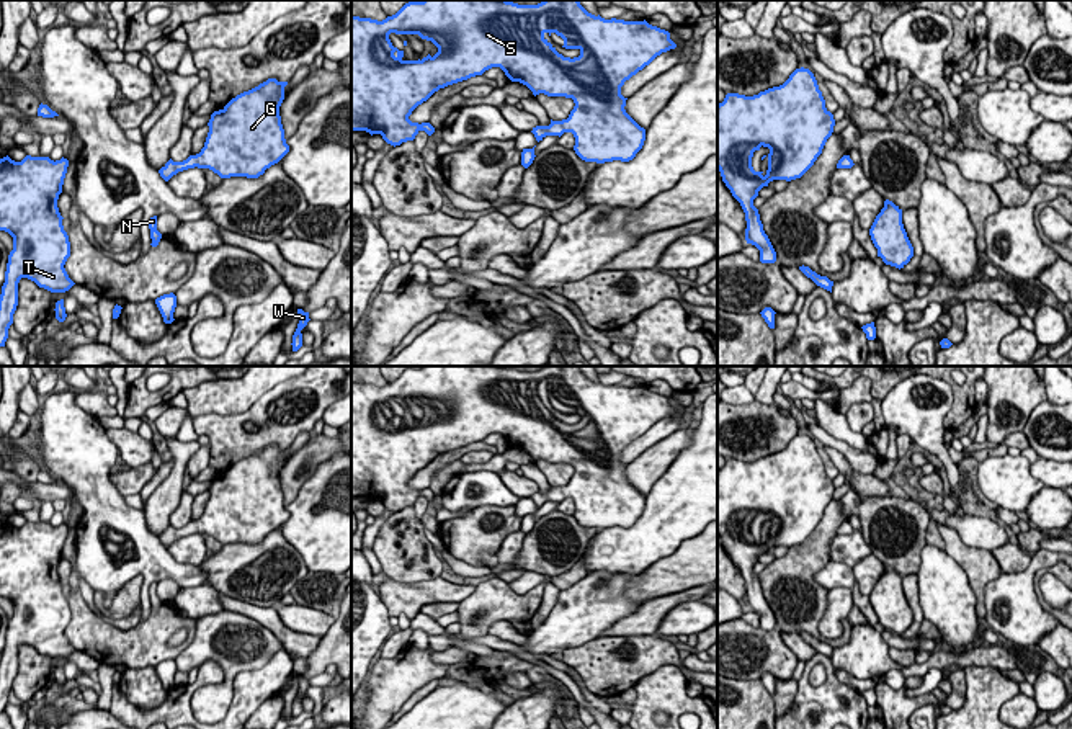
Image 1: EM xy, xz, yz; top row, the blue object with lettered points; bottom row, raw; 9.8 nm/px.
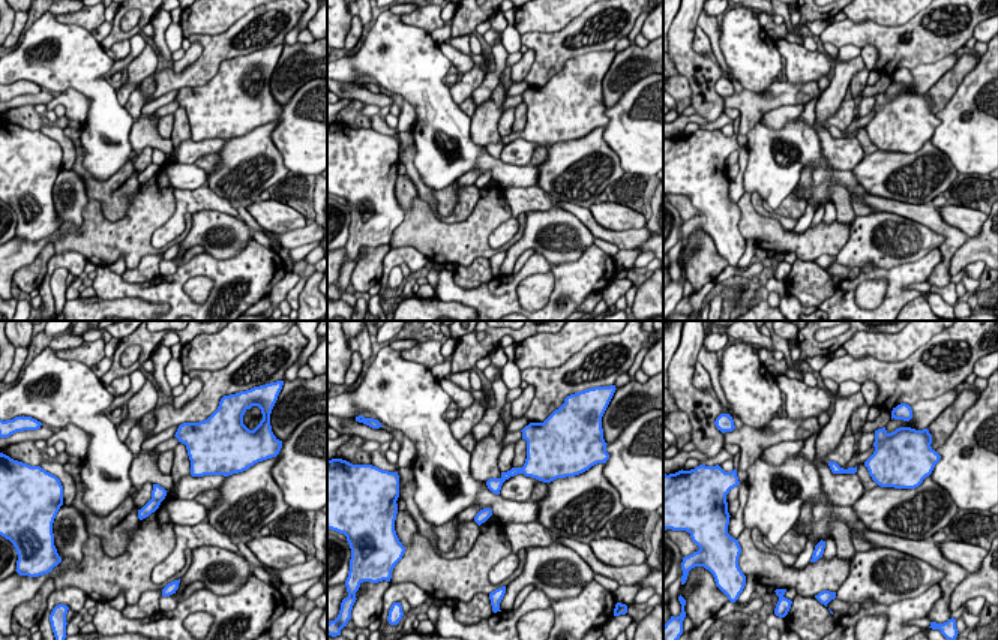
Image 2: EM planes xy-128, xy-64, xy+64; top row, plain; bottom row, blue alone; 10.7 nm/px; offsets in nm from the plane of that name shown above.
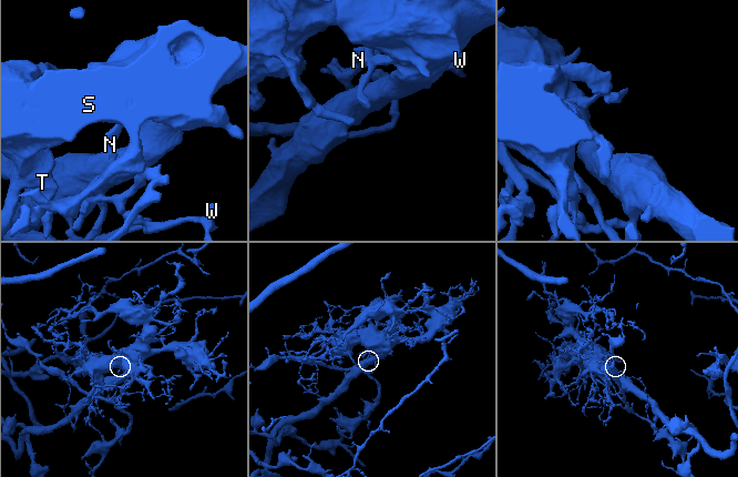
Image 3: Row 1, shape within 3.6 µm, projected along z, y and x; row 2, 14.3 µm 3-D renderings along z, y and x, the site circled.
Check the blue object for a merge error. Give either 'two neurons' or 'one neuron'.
two neurons

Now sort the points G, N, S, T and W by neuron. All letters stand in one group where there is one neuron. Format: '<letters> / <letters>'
G S T W / N

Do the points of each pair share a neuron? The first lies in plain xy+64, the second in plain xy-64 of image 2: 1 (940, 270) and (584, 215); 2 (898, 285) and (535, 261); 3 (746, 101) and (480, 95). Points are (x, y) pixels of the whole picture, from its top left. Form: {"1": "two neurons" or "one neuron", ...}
{"1": "one neuron", "2": "one neuron", "3": "two neurons"}

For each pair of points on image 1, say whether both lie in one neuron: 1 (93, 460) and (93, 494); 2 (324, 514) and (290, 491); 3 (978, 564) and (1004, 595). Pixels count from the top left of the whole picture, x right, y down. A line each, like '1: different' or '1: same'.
1: same
2: different
3: different

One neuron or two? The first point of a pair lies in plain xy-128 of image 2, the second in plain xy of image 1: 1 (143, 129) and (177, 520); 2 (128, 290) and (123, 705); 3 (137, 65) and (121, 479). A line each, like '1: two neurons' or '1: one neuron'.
1: two neurons
2: one neuron
3: one neuron

